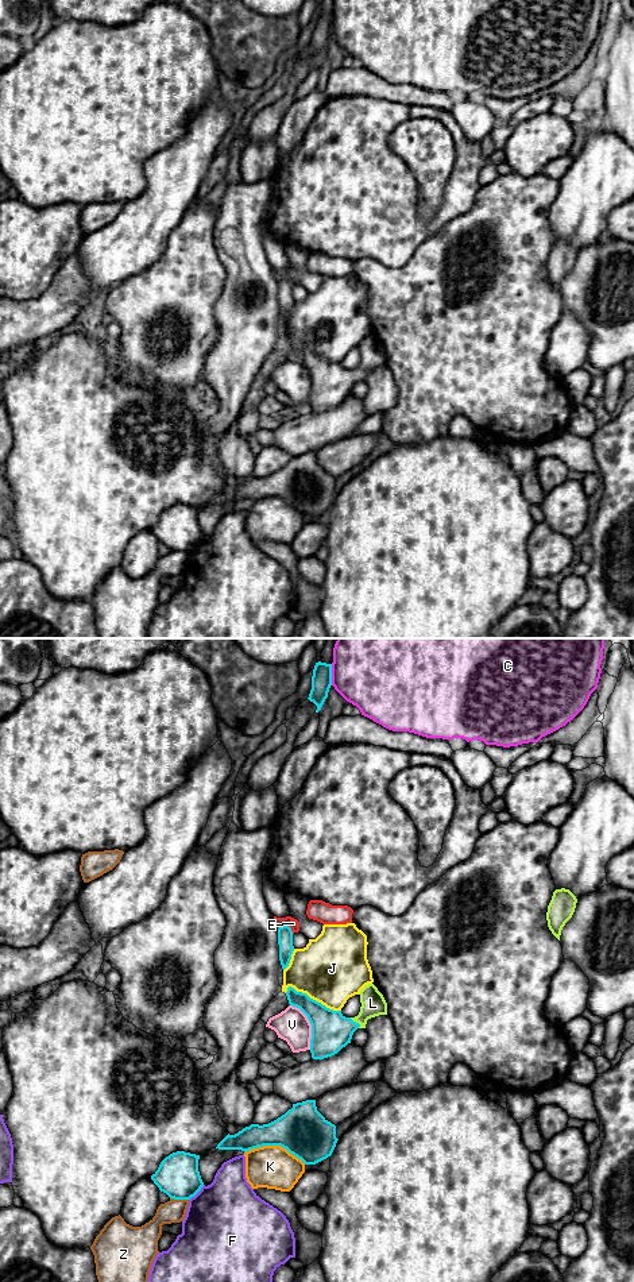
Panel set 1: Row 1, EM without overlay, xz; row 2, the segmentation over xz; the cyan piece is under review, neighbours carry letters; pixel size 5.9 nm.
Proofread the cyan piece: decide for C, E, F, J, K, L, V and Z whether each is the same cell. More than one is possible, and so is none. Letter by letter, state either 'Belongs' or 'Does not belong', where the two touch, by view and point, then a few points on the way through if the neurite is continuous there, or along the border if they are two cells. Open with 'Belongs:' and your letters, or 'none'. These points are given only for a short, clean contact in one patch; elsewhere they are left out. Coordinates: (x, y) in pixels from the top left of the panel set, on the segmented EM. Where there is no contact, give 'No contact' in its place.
Belongs: L
C: Does not belong. Touches cyan at xz (331, 675). Boundary: xz (331, 664), (332, 684)
E: Does not belong. Touches cyan at xz (286, 926). Boundary: xz (278, 927), (287, 926), (293, 933)
F: Does not belong. Touches cyan at xz (196, 1193)
J: Does not belong. Touches cyan at xz (312, 999)
K: Does not belong. Touches cyan at xz (275, 1145)
L: Belongs. Touches cyan at xz (355, 1022). Path across: xz (331, 1031), (355, 1022), (372, 1003)
V: Does not belong. Touches cyan at xz (310, 1023)
Z: Does not belong. Touches cyan at xz (180, 1199)

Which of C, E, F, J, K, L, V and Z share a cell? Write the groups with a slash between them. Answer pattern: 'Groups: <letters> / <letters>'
Groups: C / E / F / J / K / L / V / Z

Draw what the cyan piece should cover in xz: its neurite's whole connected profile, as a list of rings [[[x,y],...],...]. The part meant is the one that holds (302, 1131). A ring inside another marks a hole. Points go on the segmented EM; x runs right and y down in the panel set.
[[[306,1100],[293,1104],[291,1109],[268,1124],[251,1124],[235,1135],[228,1134],[216,1148],[241,1150],[247,1152],[263,1146],[281,1146],[305,1165],[316,1165],[332,1155],[337,1140],[336,1125],[317,1111],[316,1100]]]

